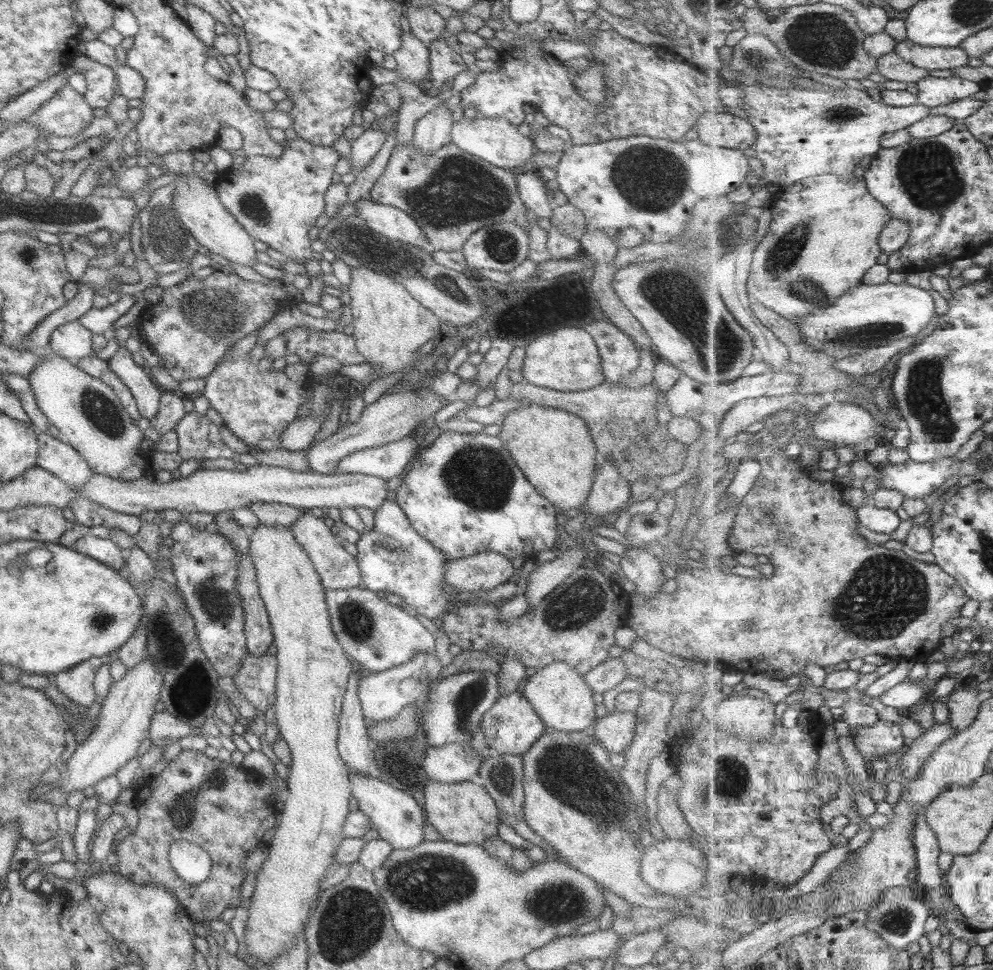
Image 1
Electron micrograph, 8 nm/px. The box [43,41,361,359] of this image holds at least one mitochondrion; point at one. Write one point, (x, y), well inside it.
(215, 312)

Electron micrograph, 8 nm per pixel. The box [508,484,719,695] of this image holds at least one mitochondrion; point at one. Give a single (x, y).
(575, 605)

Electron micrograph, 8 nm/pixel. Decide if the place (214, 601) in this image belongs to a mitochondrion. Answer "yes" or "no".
yes

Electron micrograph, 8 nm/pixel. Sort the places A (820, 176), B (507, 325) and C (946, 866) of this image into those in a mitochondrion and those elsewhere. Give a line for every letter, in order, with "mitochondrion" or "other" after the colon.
A: other
B: other
C: other

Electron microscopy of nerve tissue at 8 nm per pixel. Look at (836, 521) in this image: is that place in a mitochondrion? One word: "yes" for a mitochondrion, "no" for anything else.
no

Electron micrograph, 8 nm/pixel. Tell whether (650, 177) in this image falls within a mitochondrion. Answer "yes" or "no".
yes

